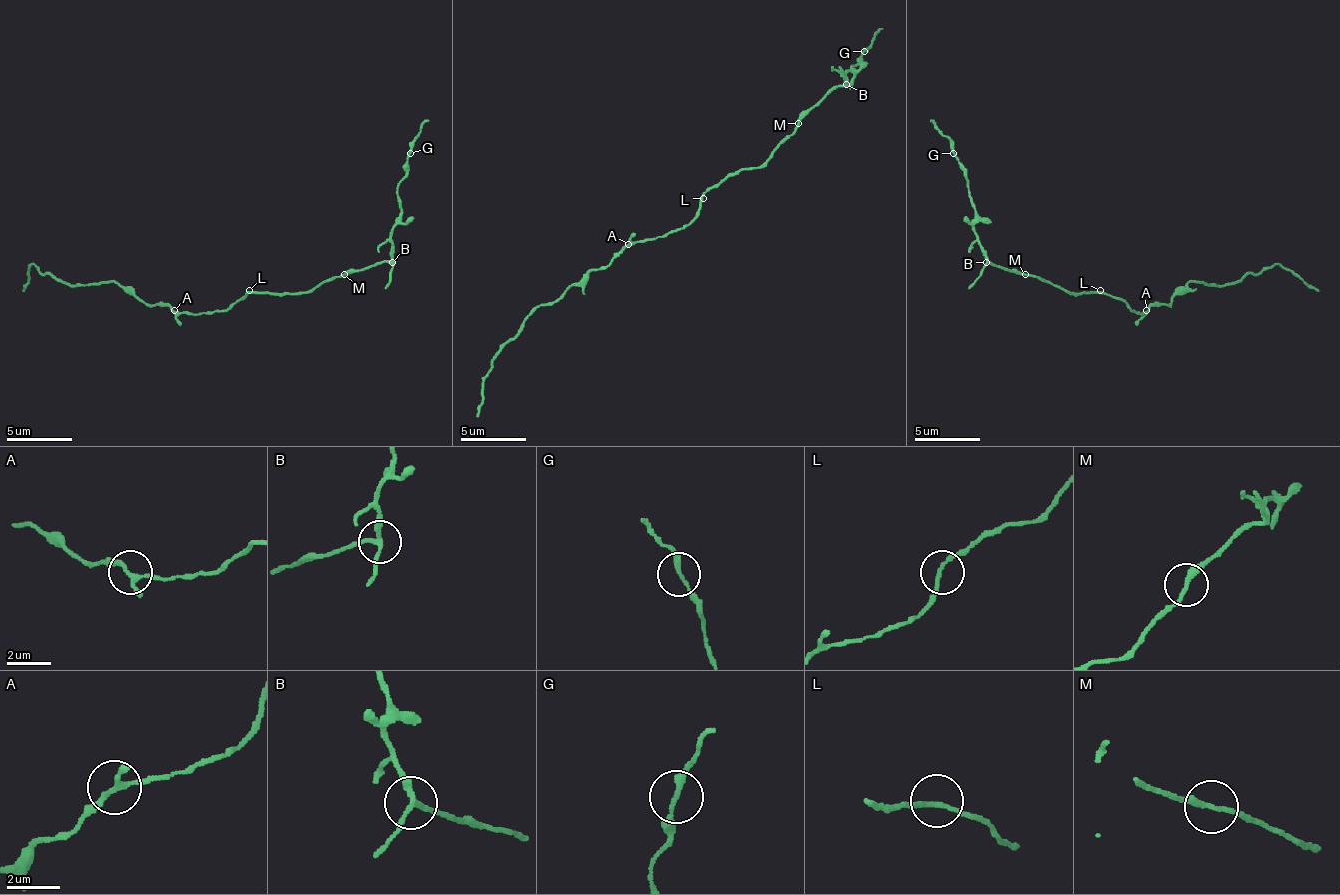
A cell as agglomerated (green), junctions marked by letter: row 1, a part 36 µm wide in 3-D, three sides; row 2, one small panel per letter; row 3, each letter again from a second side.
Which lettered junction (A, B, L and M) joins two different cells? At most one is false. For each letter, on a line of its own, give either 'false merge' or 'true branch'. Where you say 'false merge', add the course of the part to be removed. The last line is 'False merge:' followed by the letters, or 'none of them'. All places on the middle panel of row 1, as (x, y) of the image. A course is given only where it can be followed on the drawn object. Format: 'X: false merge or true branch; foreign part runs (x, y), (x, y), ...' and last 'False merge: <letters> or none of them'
A: true branch
B: false merge; foreign part runs (847, 83), (844, 77), (851, 70), (854, 74), (854, 67), (864, 51), (883, 28)
L: true branch
M: true branch
False merge: B

